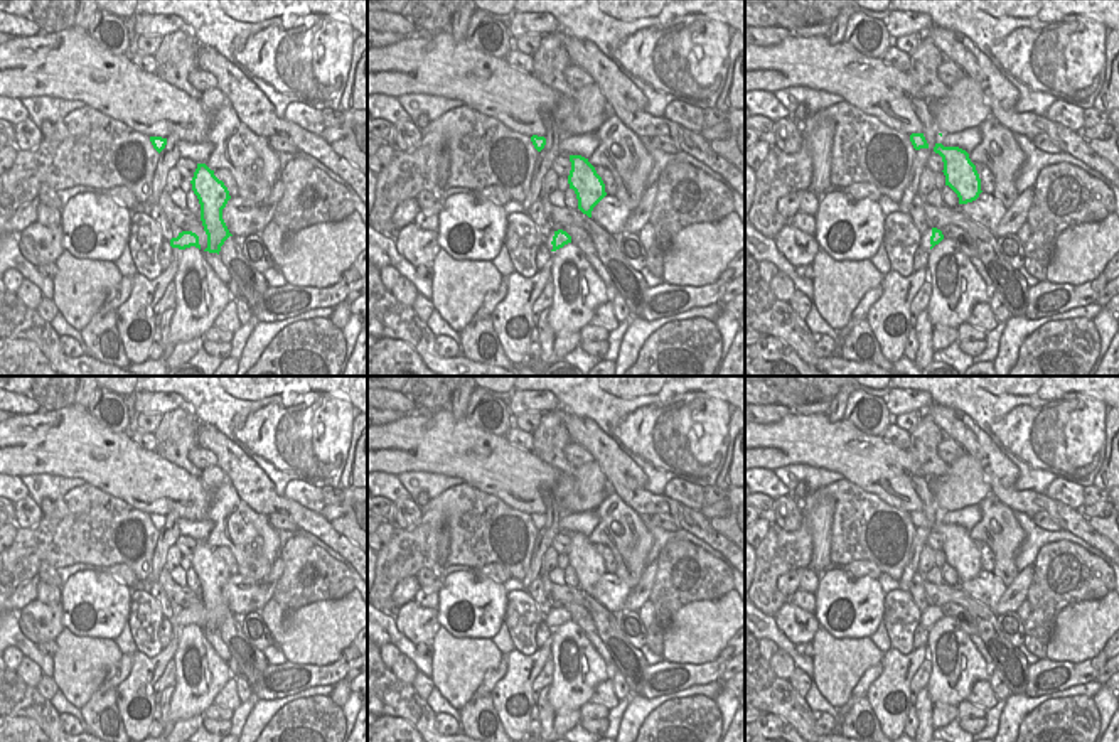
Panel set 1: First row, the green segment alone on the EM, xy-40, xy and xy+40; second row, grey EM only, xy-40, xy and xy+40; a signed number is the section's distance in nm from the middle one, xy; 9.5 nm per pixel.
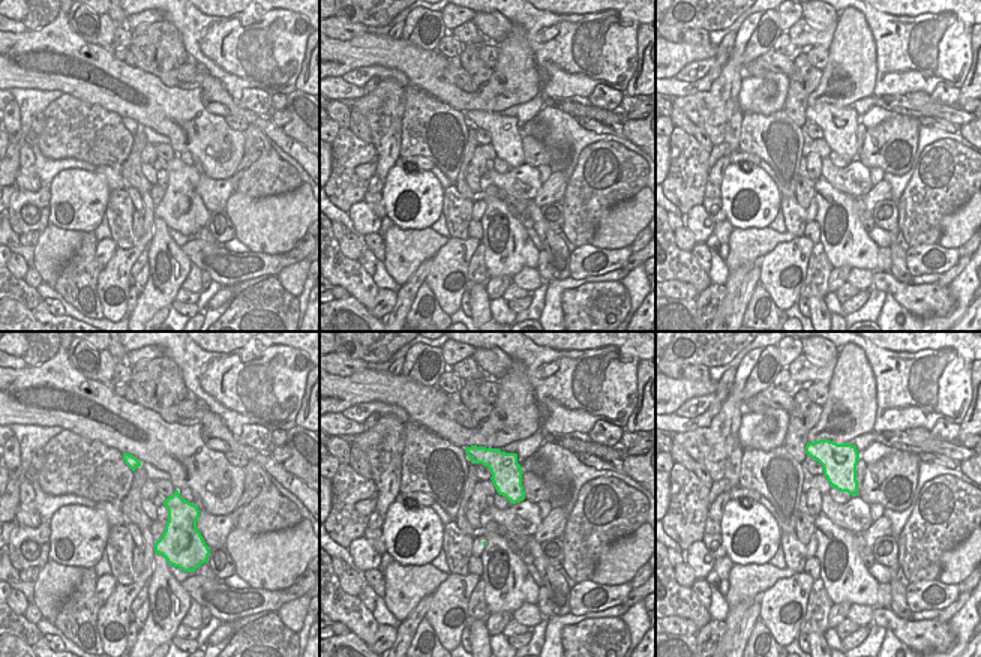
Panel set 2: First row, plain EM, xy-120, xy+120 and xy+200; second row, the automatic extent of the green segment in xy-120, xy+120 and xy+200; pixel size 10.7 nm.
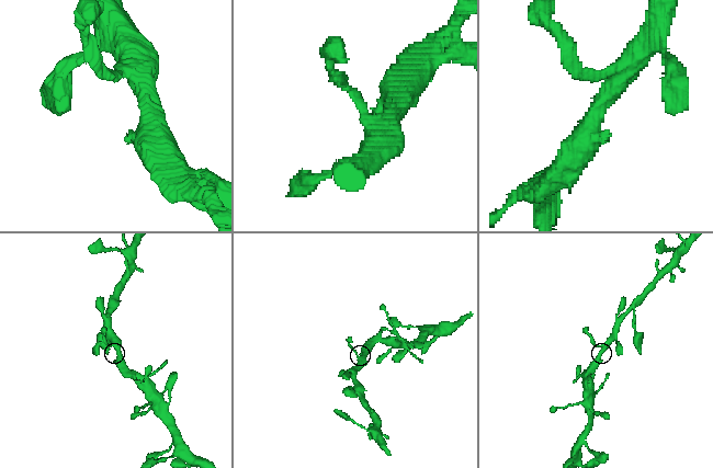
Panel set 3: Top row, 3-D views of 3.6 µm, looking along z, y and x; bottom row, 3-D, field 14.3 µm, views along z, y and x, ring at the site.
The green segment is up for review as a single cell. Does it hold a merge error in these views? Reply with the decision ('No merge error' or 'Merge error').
No merge error

